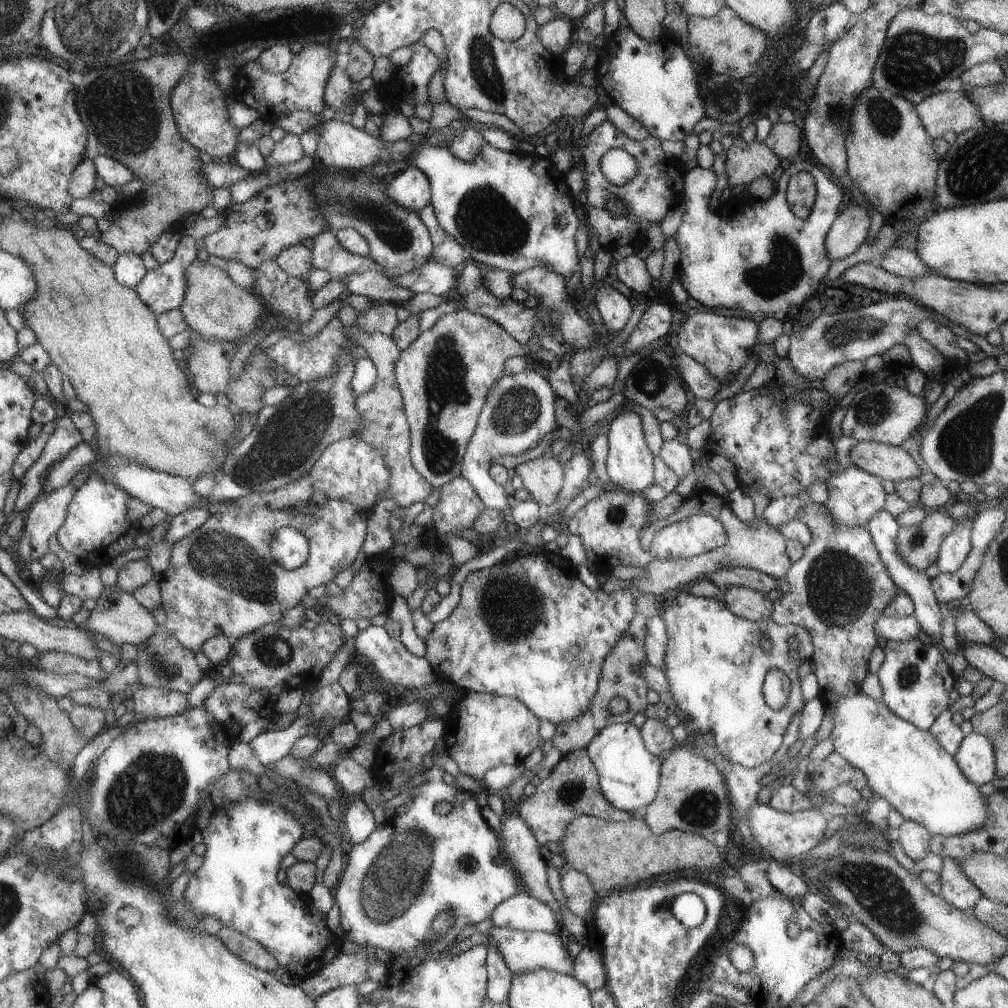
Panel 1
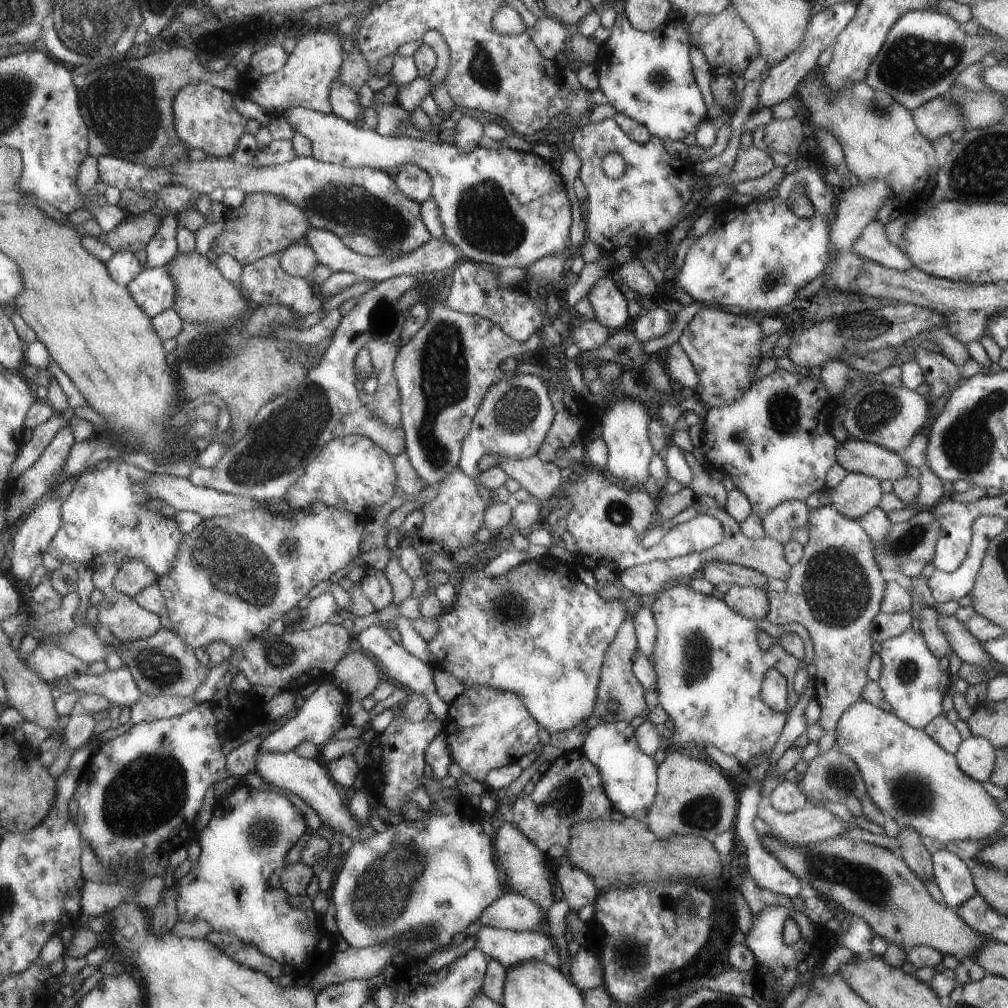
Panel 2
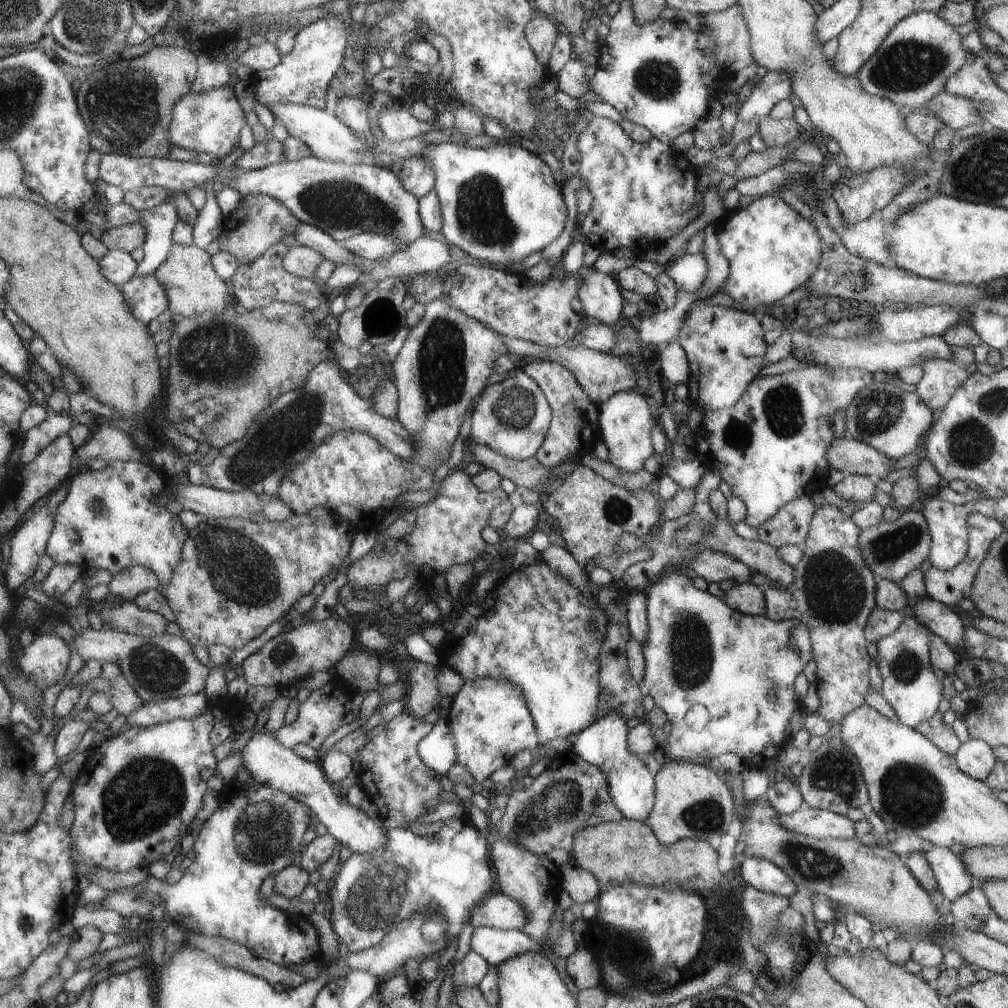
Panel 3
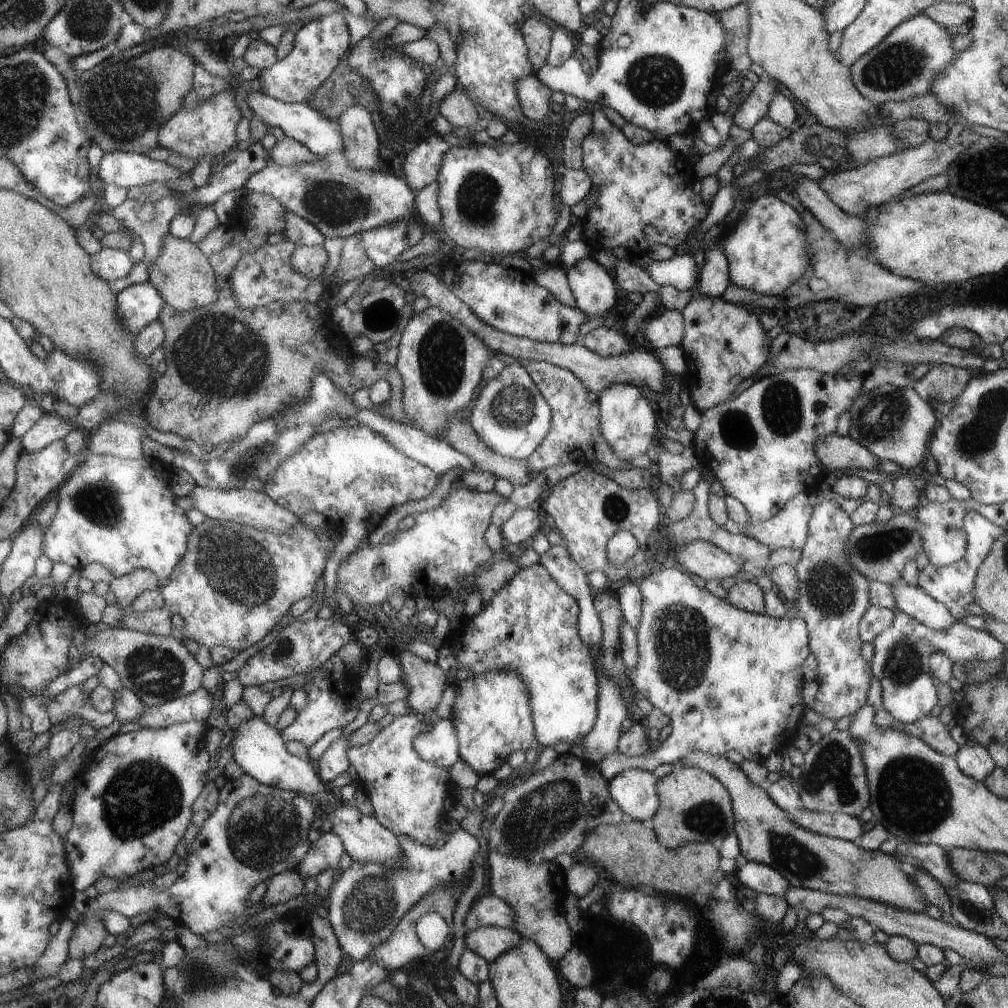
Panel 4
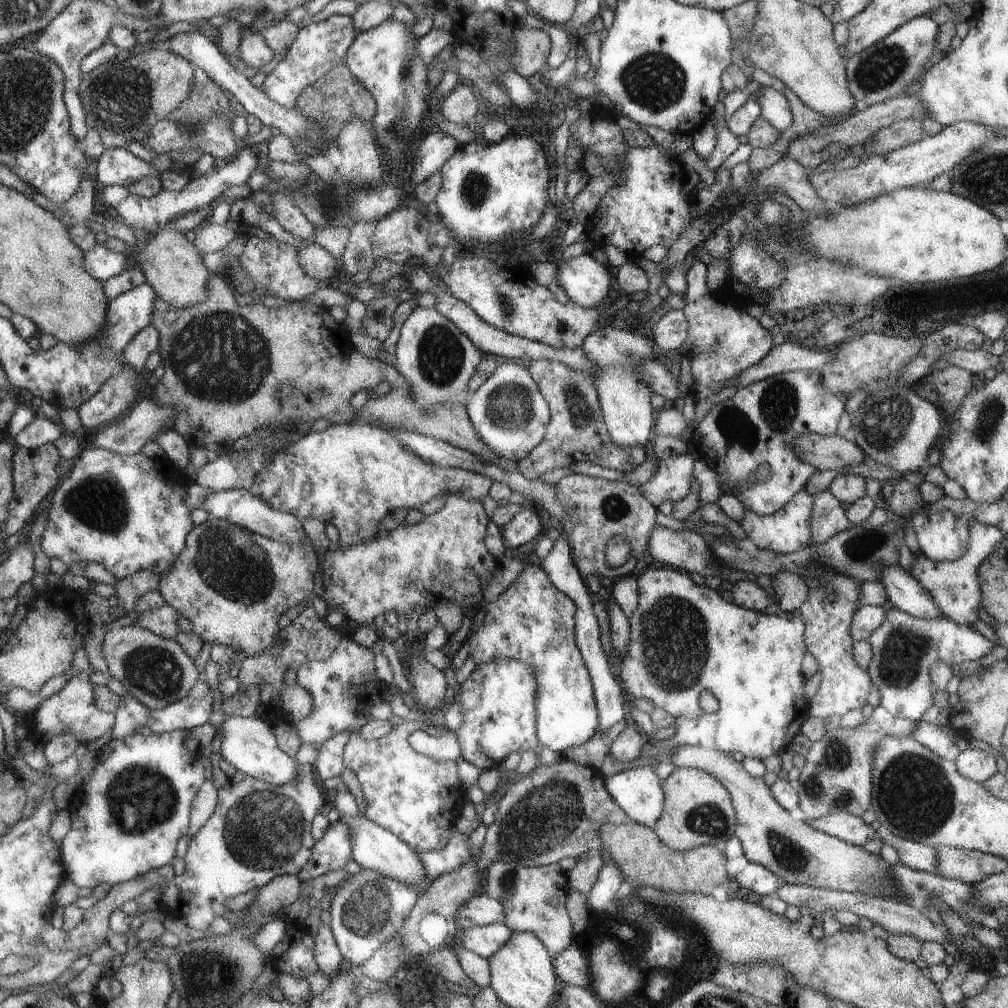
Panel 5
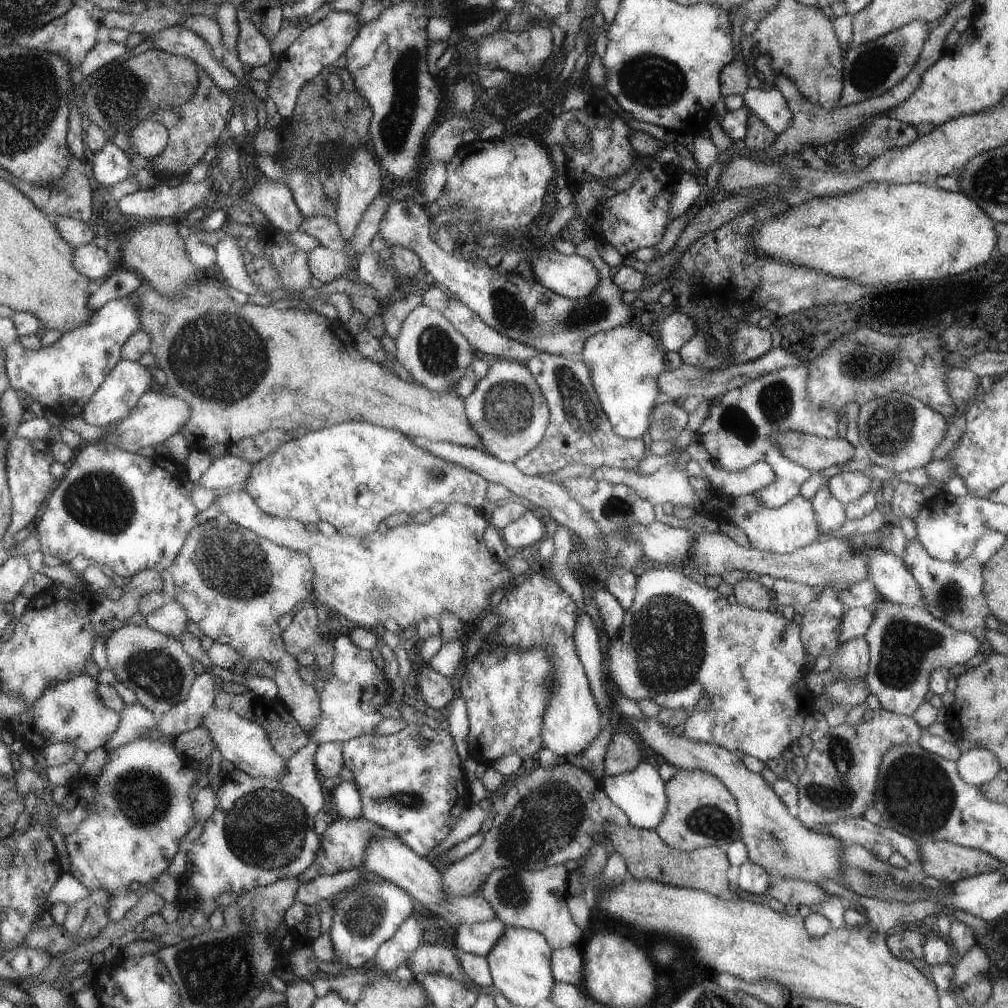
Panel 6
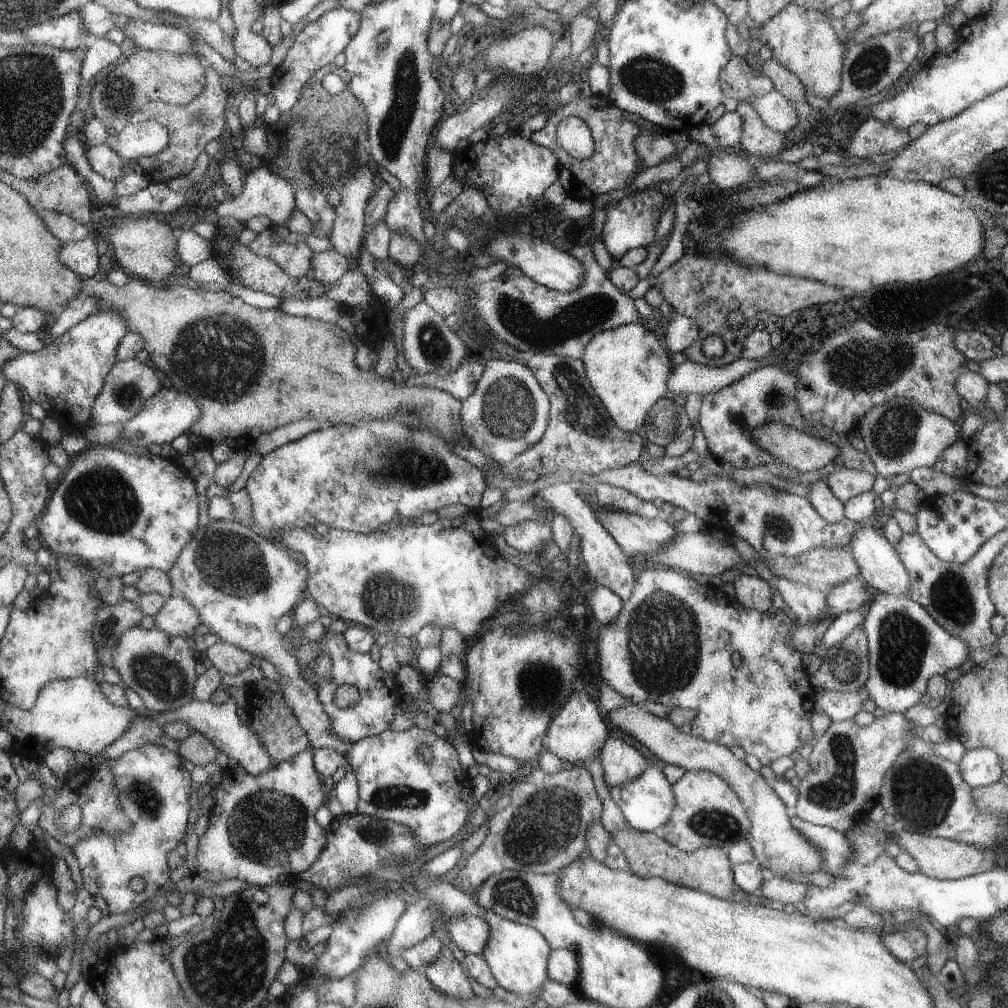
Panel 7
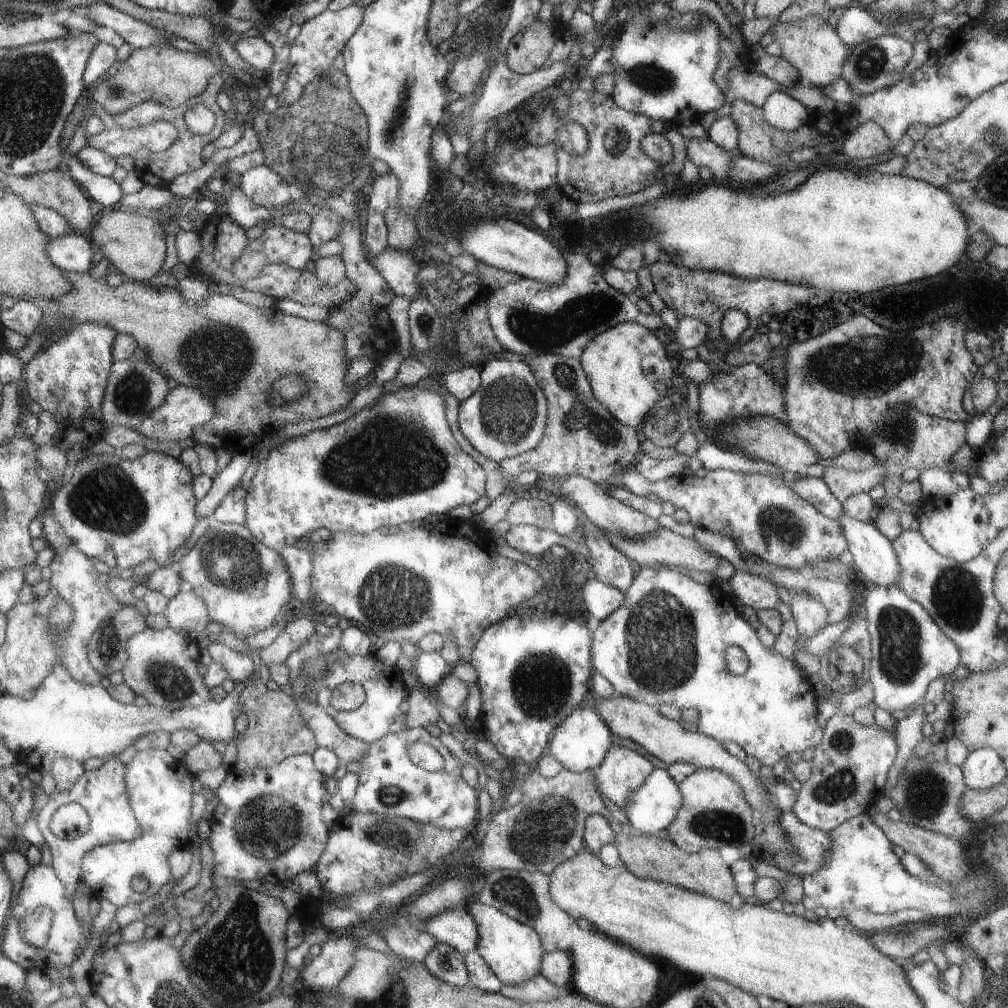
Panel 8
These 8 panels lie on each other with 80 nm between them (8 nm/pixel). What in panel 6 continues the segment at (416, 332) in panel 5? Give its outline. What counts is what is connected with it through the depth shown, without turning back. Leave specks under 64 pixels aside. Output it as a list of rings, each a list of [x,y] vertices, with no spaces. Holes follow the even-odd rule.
[[[419,305],[403,323],[396,338],[396,358],[414,380],[432,391],[454,391],[456,382],[466,373],[474,360],[473,347],[441,311]]]

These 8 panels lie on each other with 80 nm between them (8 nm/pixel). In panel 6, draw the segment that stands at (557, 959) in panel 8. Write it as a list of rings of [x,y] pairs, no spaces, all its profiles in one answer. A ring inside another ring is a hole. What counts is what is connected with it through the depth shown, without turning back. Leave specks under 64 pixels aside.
[[[561,947],[550,954],[550,973],[554,982],[577,985],[583,980],[583,960],[580,947]]]

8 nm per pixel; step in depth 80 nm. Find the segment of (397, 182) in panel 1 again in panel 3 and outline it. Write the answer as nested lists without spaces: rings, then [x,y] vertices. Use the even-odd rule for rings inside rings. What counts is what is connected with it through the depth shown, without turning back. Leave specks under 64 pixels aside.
[[[422,156],[409,157],[402,164],[398,177],[403,186],[419,198],[425,197],[436,185],[432,164]]]

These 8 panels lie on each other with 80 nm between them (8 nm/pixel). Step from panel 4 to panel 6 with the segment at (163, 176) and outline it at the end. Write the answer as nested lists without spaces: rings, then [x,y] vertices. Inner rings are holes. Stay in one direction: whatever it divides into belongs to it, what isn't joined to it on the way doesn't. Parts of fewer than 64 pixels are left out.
[[[110,141],[94,154],[92,170],[94,178],[107,188],[136,173],[131,168],[131,155]]]

